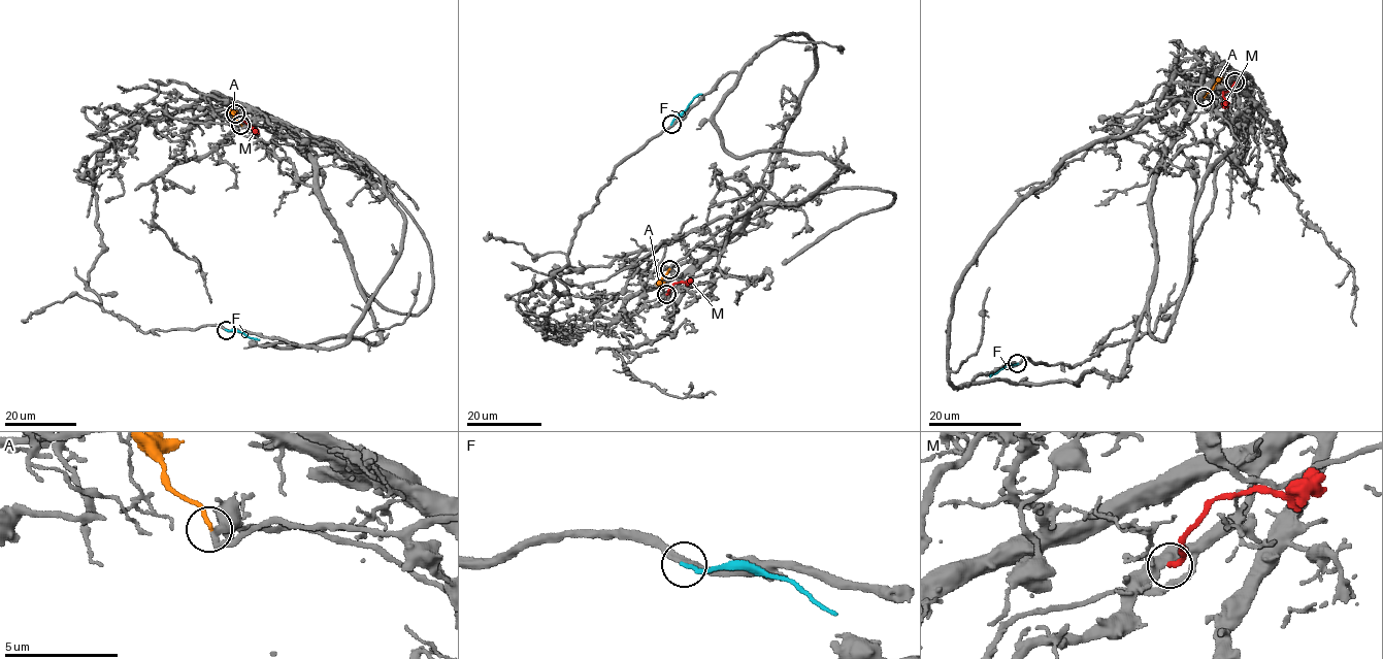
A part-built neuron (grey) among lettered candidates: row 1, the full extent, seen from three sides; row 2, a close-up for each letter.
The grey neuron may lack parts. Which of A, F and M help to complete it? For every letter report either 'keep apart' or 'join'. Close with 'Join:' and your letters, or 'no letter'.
A: join
F: keep apart
M: keep apart
Join: A

